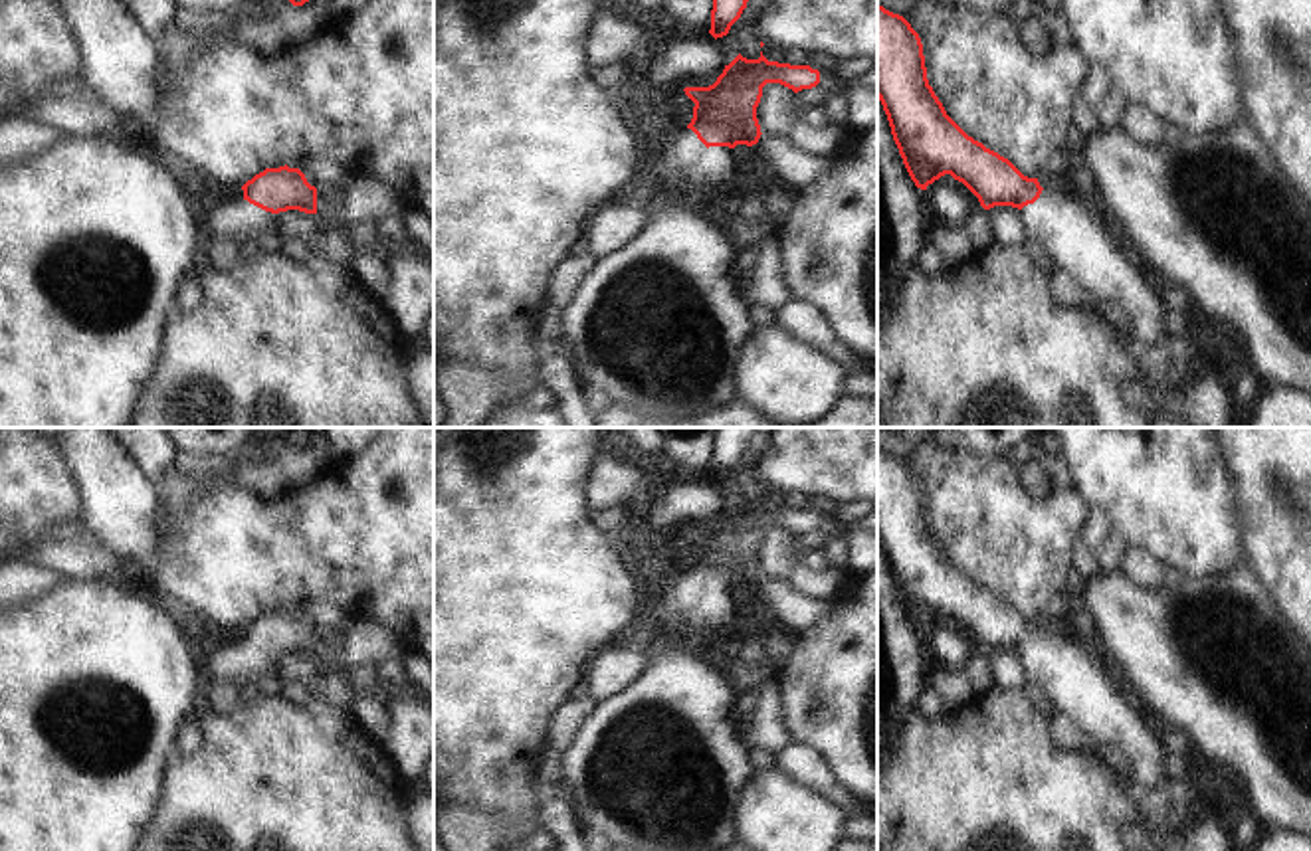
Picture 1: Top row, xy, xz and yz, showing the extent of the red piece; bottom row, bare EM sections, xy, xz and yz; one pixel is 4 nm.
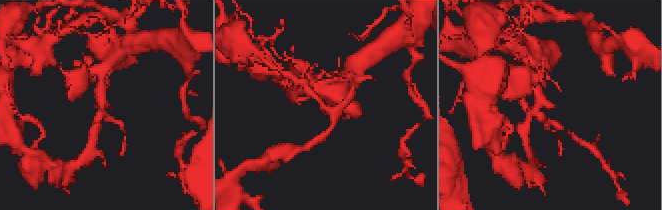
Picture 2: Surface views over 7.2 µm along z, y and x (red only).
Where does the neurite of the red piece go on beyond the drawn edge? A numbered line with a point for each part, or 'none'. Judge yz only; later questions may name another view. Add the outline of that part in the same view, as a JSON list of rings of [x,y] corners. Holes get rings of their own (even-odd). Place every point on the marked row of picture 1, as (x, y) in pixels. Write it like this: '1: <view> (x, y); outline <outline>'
1: yz (1070, 234); outline [[[1042,190],[1034,204],[1022,208],[1022,222],[1034,239],[1034,249],[1052,271],[1067,271],[1095,301],[1115,301],[1129,313],[1137,340],[1155,346],[1168,338],[1164,317],[1172,297],[1147,269],[1137,269],[1123,257],[1117,237],[1093,202]]]

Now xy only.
1: xy (238, 218); outline [[[244,198],[220,204],[208,218],[210,239],[236,239],[273,230],[275,214],[265,212]]]

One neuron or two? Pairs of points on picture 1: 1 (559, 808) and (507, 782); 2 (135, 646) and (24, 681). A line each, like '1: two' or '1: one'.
1: two
2: one

